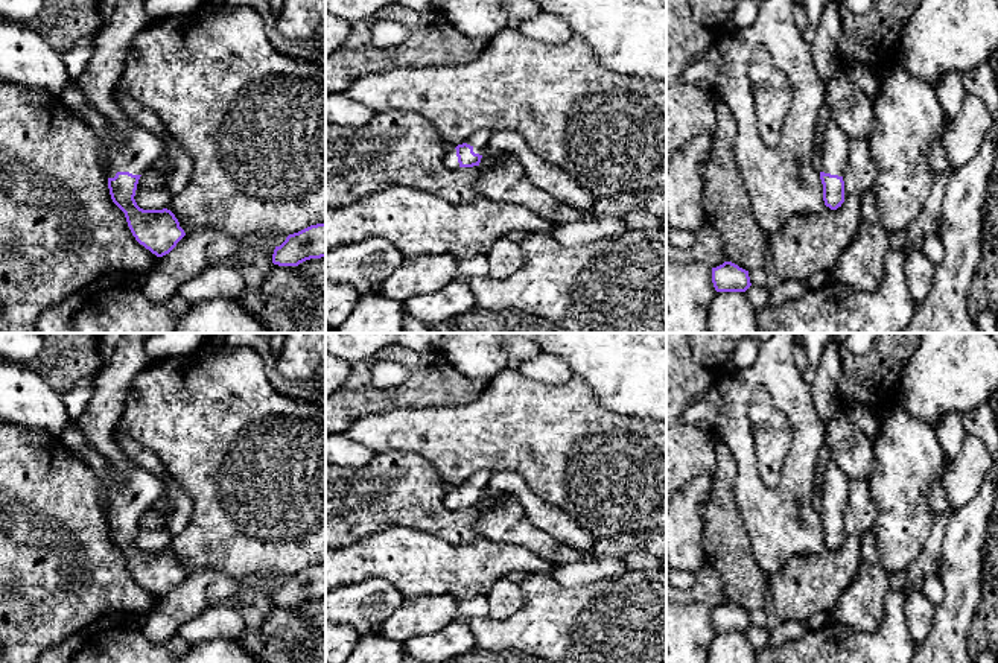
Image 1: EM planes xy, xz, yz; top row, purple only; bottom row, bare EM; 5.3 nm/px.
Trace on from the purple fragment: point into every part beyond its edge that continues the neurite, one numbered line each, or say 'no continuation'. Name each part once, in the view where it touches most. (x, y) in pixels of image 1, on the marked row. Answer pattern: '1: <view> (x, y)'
1: xy (136, 151)

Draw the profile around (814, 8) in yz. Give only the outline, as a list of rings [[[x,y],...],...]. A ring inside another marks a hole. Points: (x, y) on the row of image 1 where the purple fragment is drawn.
[[[794,0],[797,5],[802,5],[808,15],[808,24],[814,29],[818,26],[825,5],[829,0]]]

